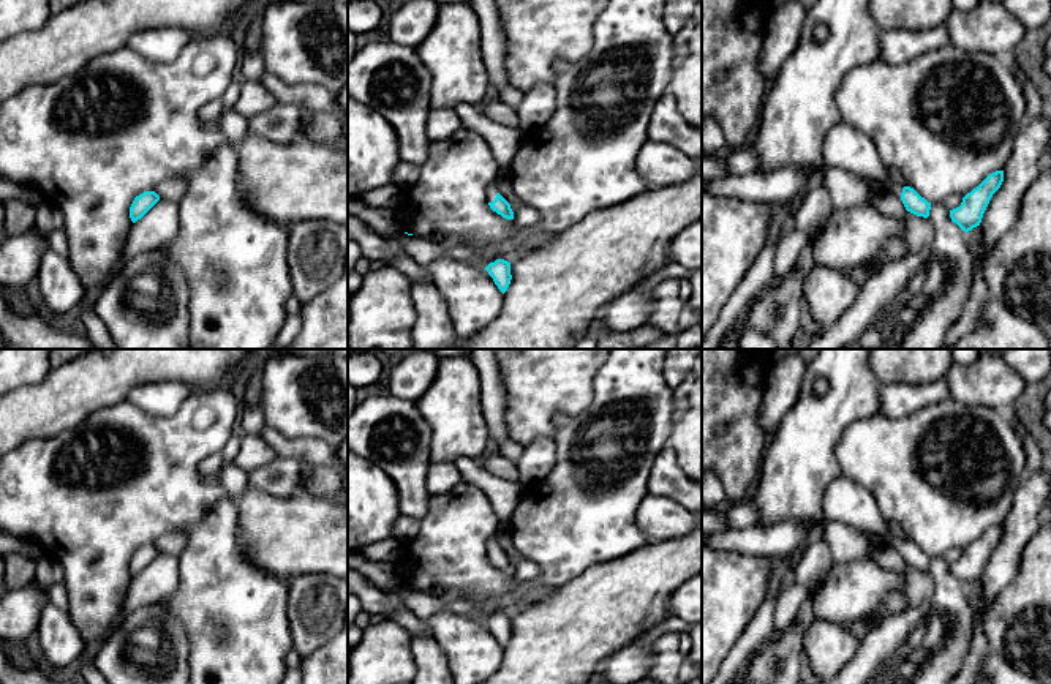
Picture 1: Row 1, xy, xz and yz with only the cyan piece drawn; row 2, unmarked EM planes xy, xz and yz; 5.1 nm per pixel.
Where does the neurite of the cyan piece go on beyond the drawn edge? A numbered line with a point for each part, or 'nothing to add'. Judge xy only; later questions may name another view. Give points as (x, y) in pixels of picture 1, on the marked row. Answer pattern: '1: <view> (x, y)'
nothing to add

